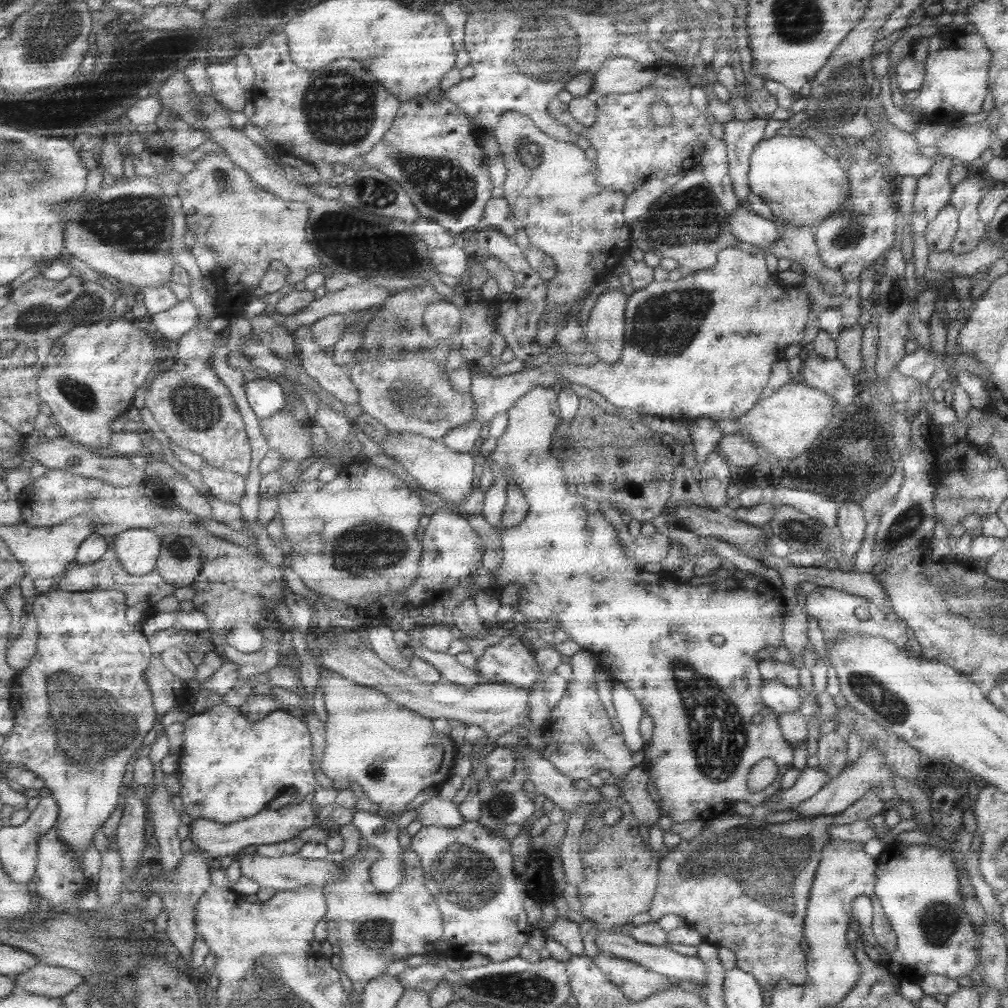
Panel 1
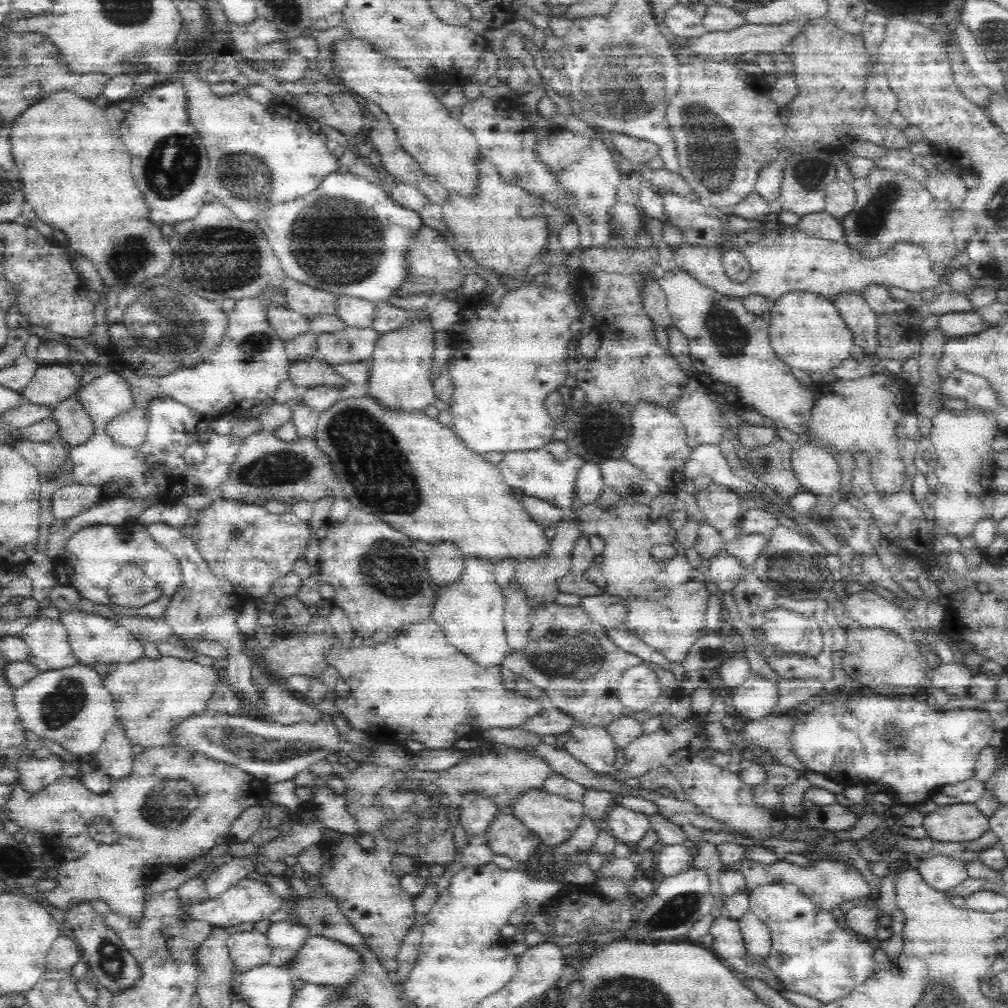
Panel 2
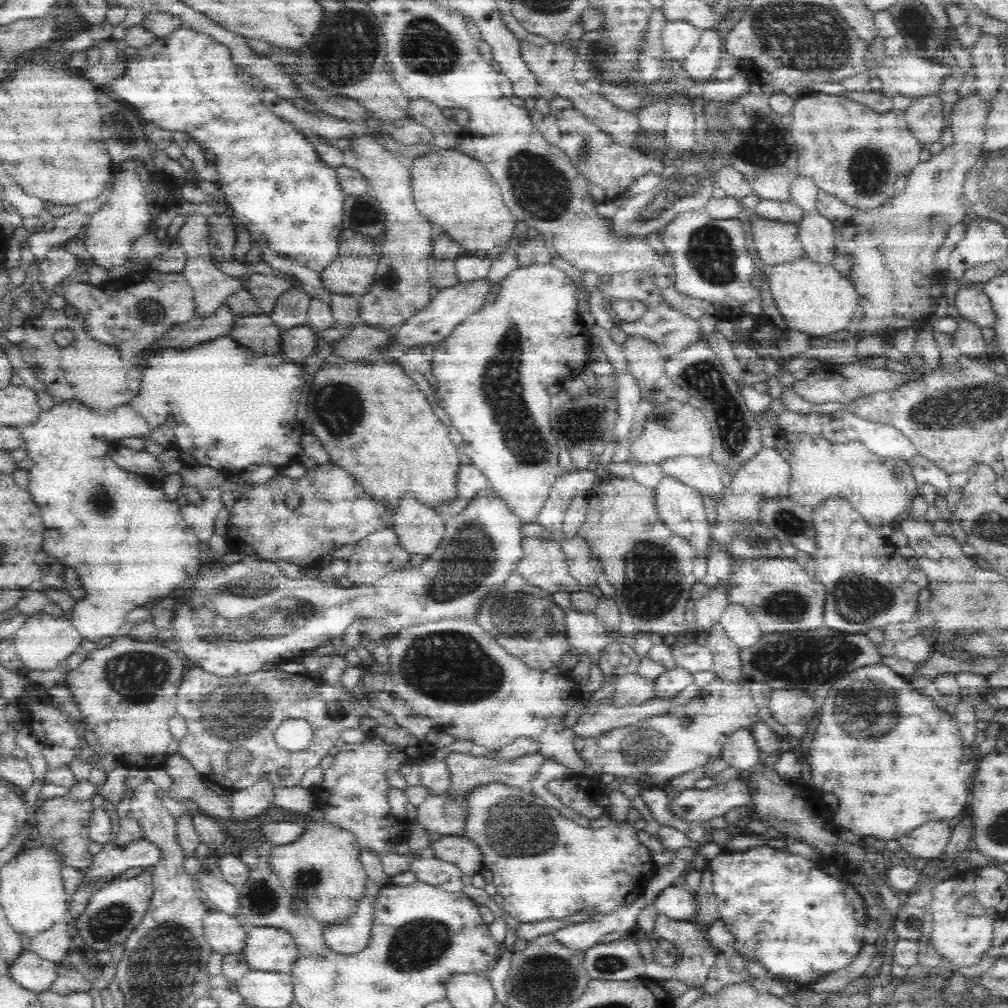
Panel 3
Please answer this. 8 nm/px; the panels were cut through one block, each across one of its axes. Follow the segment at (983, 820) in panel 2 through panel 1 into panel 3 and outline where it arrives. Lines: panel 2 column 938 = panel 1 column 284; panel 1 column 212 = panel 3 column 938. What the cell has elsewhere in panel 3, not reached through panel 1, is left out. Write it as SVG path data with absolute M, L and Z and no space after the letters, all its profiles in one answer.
M936 819L928 820L922 826L917 826L902 838L899 838L901 850L908 852L911 859L924 858L930 863L937 861L949 841L951 830L952 828L950 828L947 822L936 821Z

